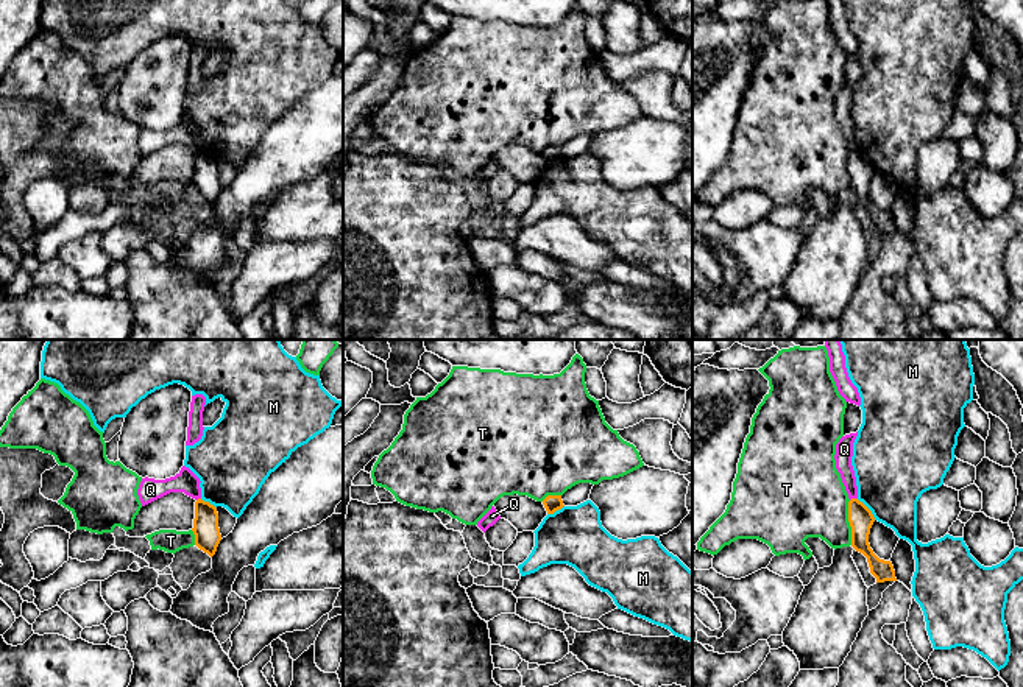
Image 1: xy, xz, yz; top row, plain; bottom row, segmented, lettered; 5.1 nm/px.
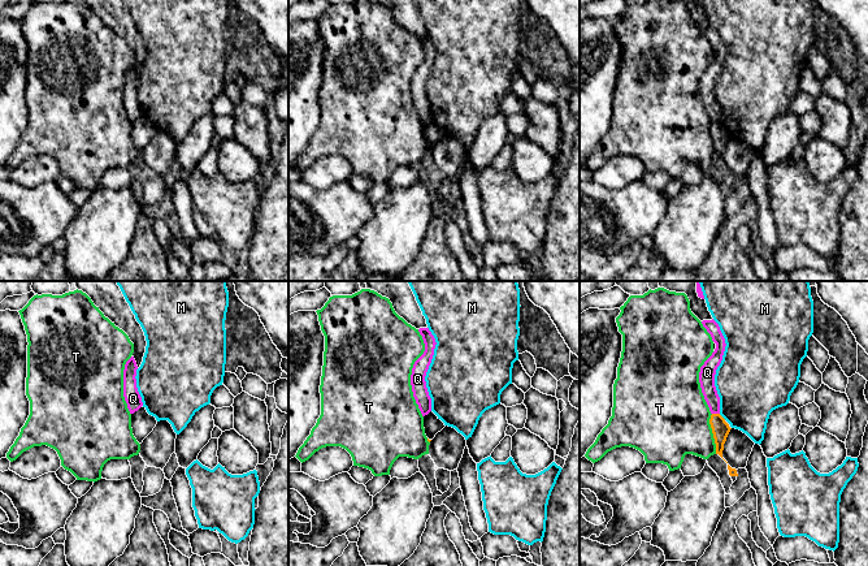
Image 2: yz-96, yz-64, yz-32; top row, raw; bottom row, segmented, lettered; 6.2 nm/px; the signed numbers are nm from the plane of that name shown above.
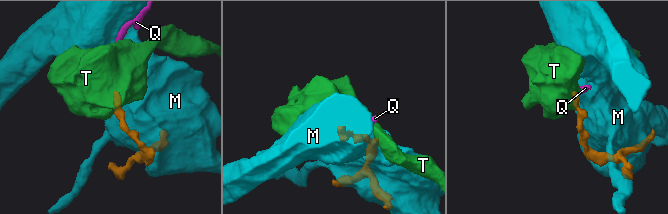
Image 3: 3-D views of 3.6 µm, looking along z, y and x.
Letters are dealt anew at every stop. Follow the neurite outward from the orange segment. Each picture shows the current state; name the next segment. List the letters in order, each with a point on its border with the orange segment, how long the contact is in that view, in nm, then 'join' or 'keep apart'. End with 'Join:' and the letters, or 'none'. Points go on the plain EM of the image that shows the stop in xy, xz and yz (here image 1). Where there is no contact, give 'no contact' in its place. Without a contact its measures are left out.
M: meets orange in yz at (867, 159); contact 150 nm long; keep apart
Q: meets orange in yz at (853, 150); contact 40 nm long; keep apart
T: meets orange in yz at (849, 172); contact 240 nm long; keep apart
Join: none

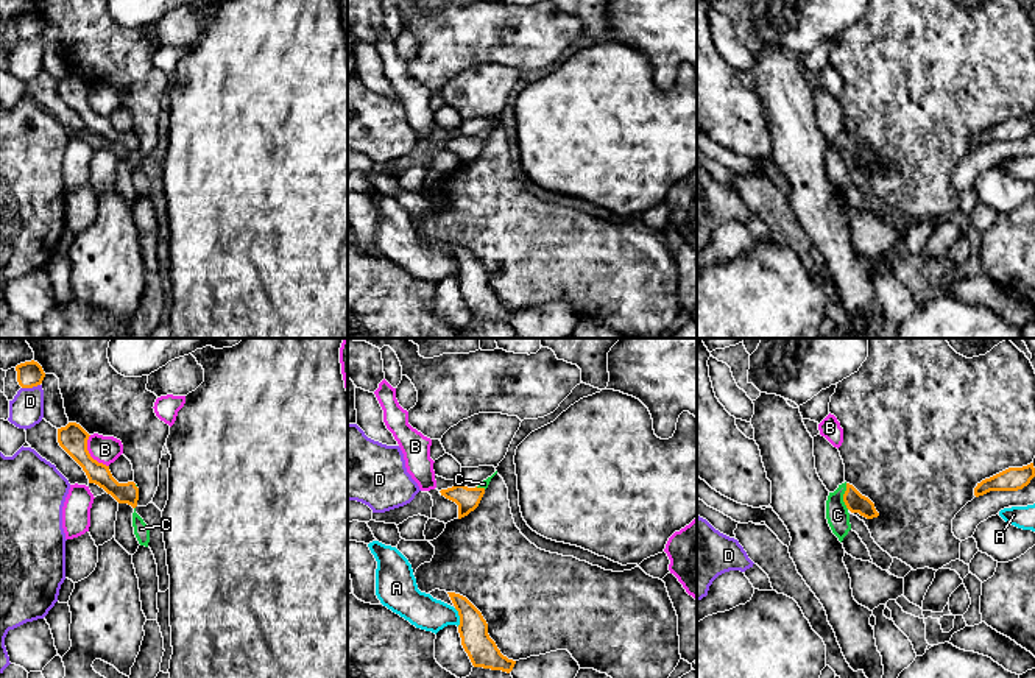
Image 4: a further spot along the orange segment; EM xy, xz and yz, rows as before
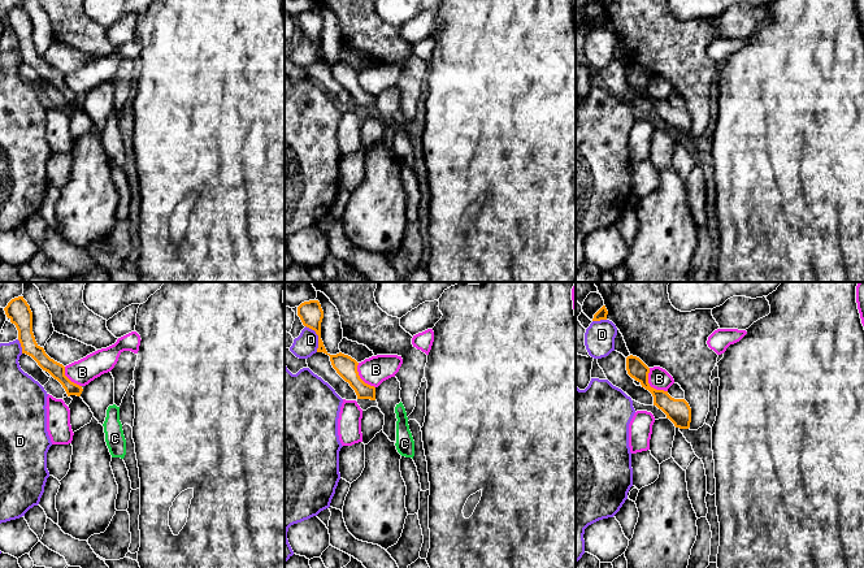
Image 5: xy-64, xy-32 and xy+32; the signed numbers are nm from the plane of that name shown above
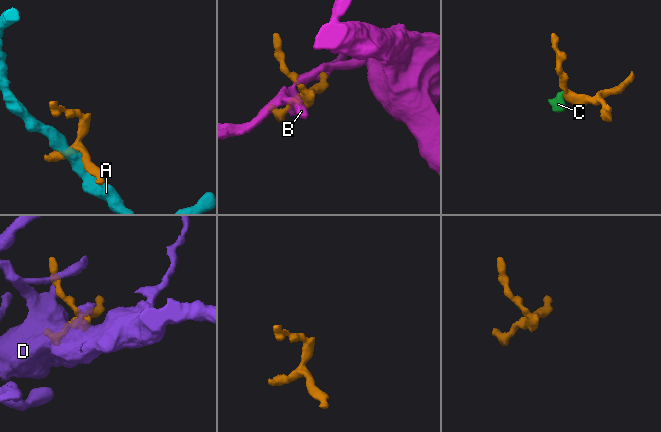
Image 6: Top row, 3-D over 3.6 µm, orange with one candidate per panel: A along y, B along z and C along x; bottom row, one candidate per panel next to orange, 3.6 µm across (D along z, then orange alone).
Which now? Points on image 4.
A: meets orange in xz at (460, 268); contact 100 nm long; keep apart
B: meets orange in xy at (89, 105); contact 190 nm long; keep apart
C: meets orange in yz at (844, 147); contact 140 nm long; join
D: meets orange in xy at (30, 38); contact 100 nm long; keep apart
Join: C

